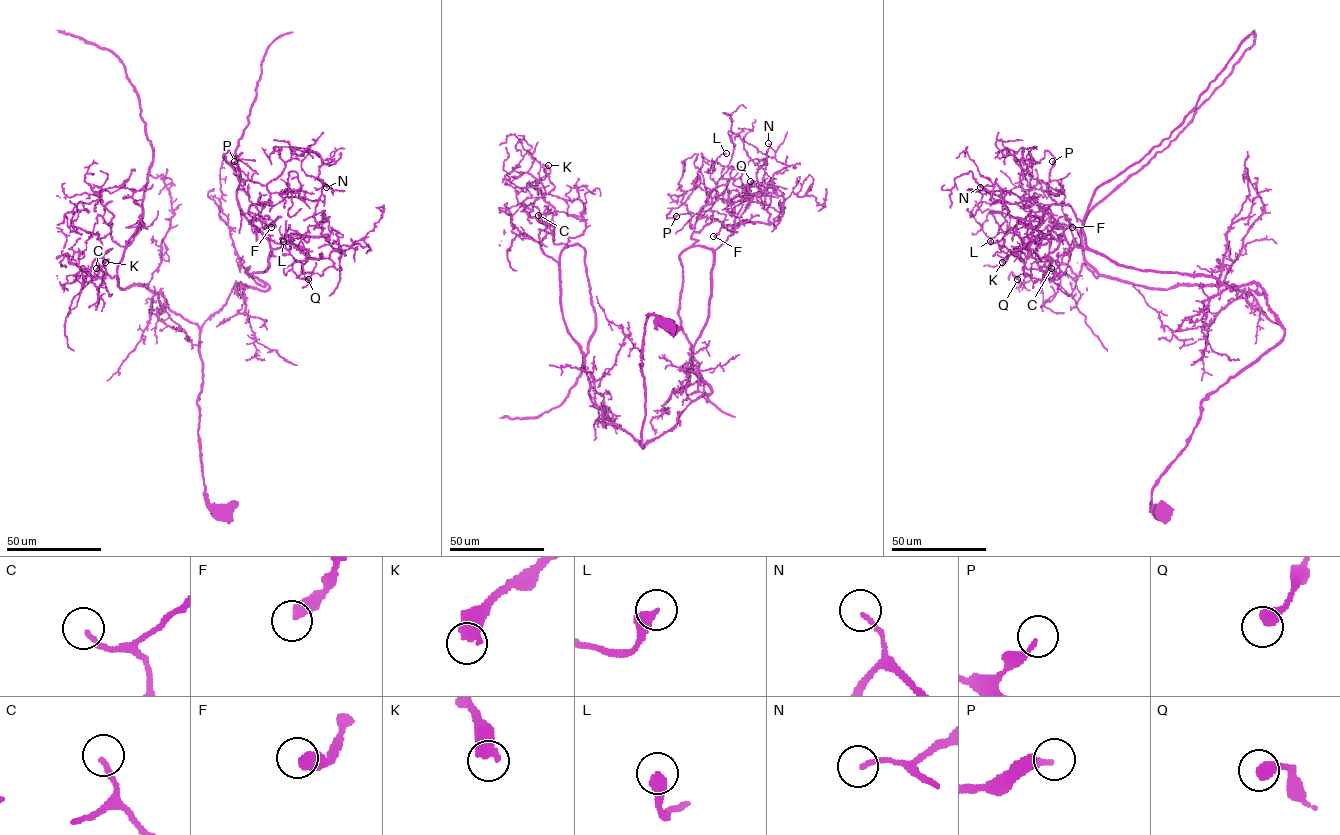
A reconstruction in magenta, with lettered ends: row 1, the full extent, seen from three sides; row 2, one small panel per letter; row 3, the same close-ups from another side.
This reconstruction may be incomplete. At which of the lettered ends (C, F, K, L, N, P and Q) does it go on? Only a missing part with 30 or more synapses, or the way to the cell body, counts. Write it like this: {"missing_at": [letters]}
{"missing_at": ["C", "K", "L"]}

